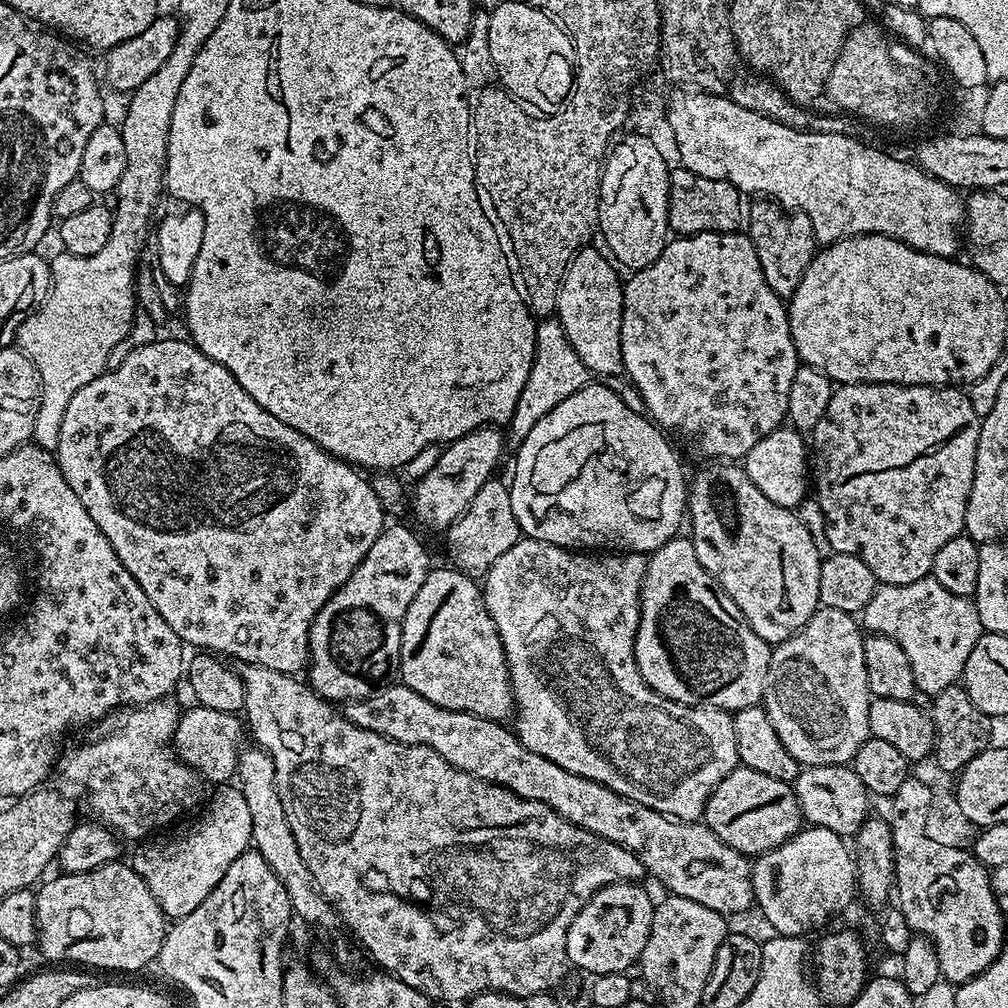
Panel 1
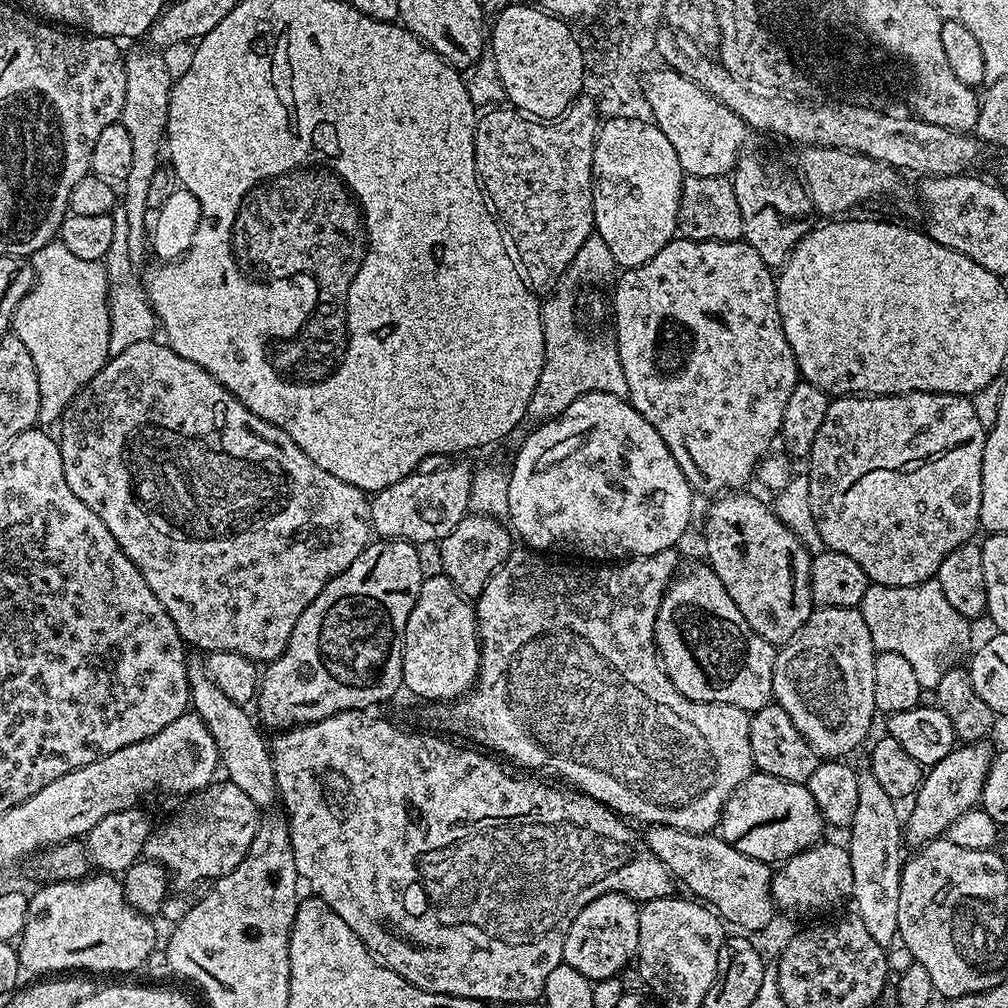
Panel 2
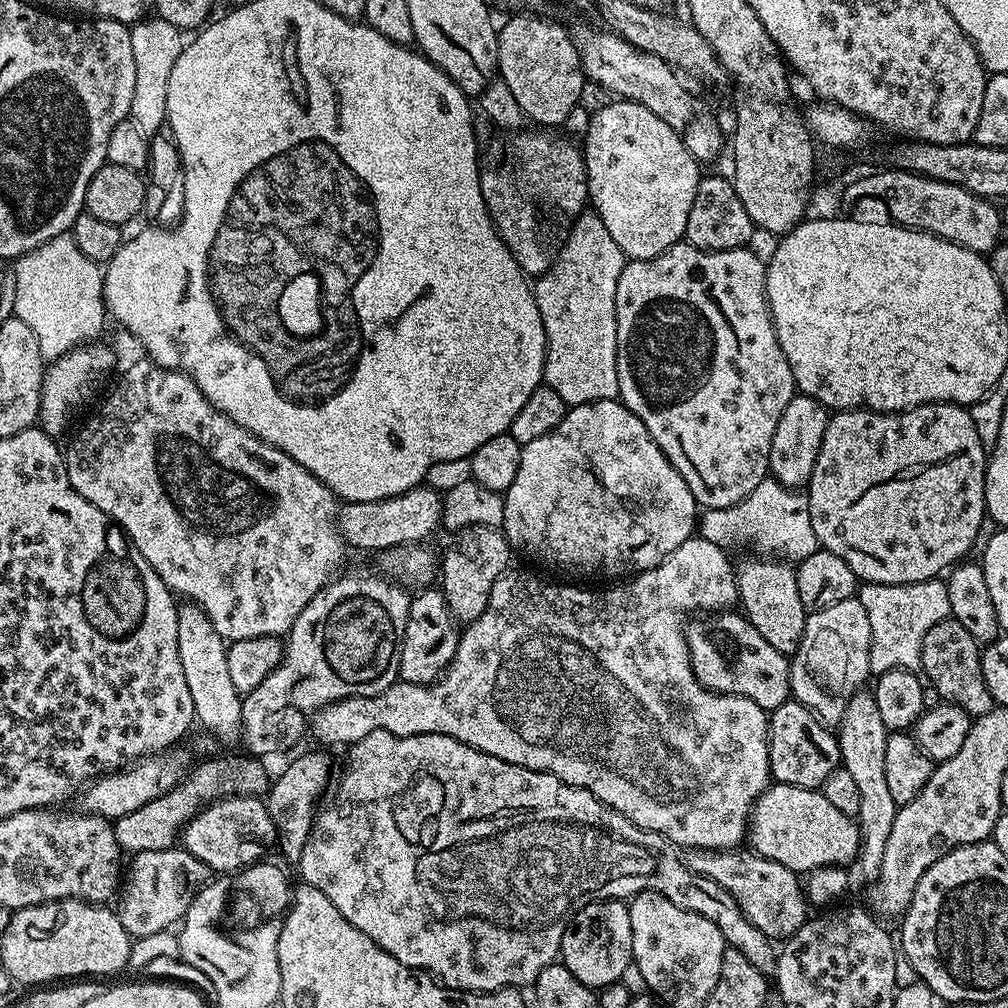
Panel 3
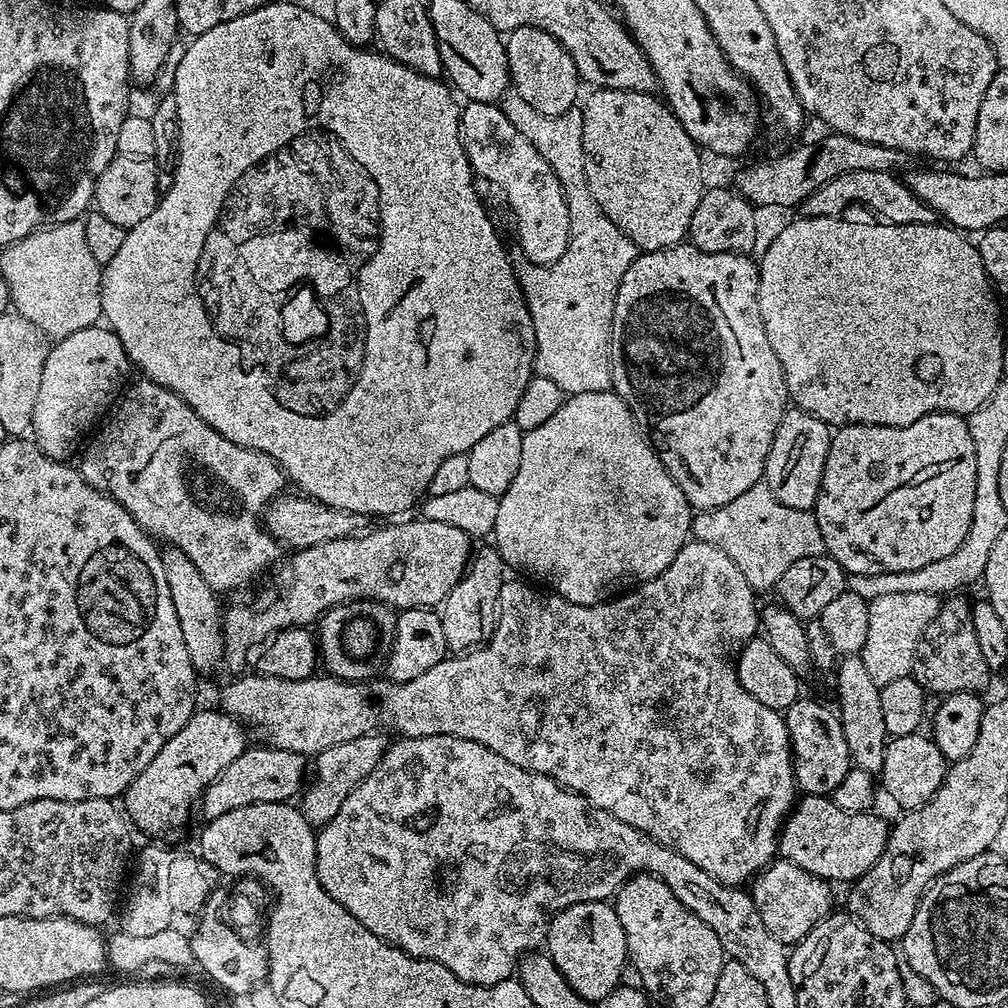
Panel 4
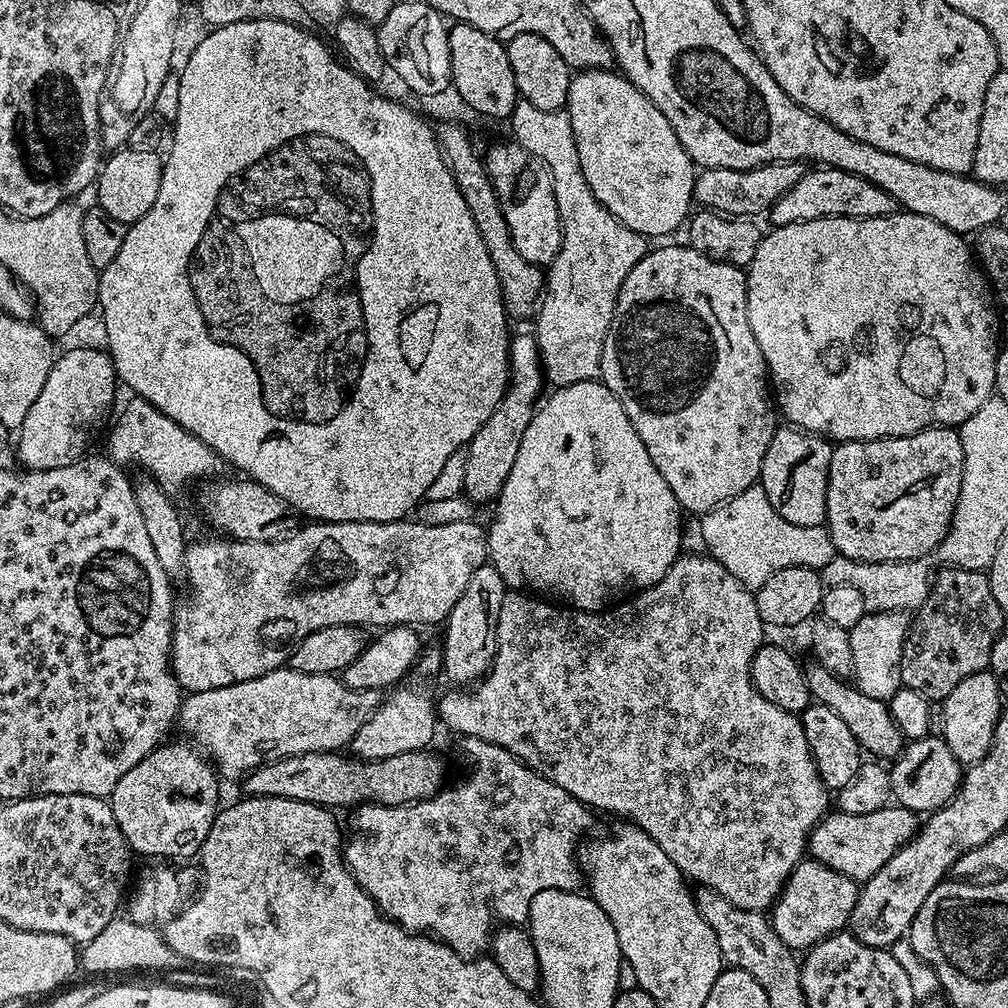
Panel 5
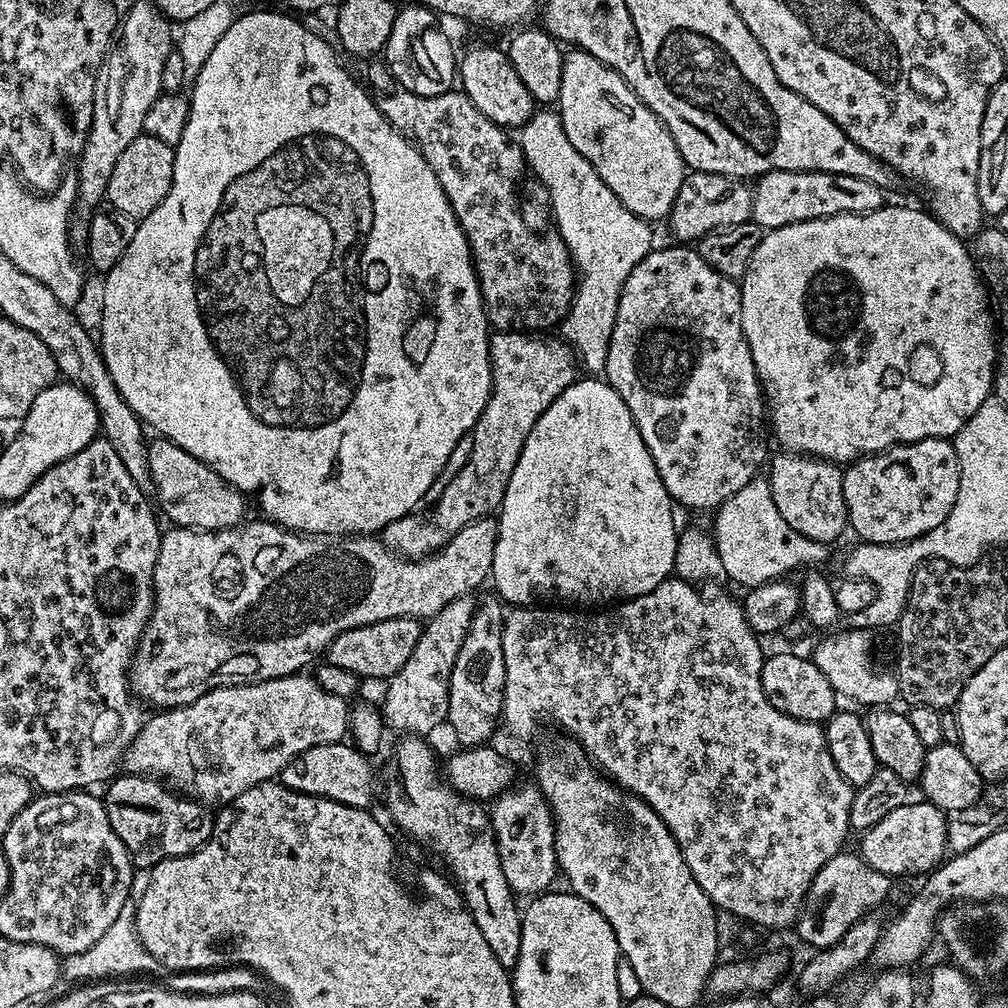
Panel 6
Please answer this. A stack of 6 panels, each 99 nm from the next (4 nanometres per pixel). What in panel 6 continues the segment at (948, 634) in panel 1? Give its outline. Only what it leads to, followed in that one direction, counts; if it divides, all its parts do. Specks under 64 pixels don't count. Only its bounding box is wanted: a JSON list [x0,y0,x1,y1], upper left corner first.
[810,628,899,709]

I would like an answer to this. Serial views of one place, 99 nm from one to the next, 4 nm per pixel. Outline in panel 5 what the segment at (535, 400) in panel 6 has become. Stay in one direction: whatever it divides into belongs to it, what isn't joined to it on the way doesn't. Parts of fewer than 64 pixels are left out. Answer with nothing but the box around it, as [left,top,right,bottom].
[463,331,546,505]

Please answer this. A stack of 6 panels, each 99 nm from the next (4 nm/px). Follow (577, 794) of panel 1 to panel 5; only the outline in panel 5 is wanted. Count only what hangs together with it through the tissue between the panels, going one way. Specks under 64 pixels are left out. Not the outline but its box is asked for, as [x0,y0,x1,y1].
[770,858,860,950]

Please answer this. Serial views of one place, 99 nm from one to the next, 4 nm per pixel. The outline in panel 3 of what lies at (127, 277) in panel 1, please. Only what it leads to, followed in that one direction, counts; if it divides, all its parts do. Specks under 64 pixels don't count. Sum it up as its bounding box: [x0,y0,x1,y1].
[13,234,106,361]

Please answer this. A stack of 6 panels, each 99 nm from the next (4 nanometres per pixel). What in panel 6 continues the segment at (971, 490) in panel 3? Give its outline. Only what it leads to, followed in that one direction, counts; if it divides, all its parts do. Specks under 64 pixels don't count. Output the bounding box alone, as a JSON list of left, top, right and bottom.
[842,438,959,544]

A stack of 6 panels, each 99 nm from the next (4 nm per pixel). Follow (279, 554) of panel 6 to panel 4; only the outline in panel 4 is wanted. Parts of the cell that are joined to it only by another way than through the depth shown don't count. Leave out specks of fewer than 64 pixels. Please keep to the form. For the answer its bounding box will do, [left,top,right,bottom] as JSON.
[223,518,474,668]

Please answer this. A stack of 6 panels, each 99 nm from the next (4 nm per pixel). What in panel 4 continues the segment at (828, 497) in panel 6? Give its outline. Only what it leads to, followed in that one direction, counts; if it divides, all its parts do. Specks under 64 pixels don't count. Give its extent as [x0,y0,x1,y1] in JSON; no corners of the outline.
[763,406,831,510]

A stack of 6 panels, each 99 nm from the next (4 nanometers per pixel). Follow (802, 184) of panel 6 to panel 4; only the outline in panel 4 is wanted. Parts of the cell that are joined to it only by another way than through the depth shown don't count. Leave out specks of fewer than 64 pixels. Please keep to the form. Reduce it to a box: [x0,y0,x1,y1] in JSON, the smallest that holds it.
[802,170,938,224]

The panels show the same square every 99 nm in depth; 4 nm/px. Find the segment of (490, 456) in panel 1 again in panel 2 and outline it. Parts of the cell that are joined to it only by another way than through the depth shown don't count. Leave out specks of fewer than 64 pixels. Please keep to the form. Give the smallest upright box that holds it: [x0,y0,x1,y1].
[368,463,473,545]

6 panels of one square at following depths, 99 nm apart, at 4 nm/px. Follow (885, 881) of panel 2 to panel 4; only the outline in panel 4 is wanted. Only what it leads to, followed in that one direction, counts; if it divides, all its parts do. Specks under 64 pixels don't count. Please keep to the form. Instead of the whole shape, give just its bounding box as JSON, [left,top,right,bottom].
[836,654,888,774]

